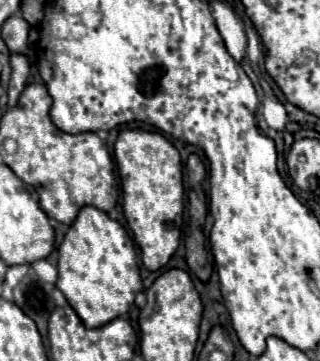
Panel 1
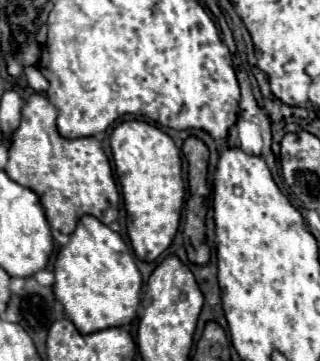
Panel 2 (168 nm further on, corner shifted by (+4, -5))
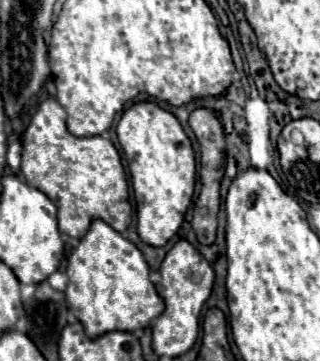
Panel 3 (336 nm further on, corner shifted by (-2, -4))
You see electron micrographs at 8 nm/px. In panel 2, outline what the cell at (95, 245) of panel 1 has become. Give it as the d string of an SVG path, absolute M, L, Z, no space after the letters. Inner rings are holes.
M92 216L80 218L70 242L58 252L54 276L54 296L80 334L128 326L136 318L142 288L140 270L136 268L126 242L100 220Z

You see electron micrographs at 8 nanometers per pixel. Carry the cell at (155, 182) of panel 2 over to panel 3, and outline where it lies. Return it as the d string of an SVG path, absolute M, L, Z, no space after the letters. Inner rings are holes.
M136 103L124 111L116 127L128 161L138 211L136 231L150 247L164 247L180 229L196 187L196 157L178 119L154 103Z

